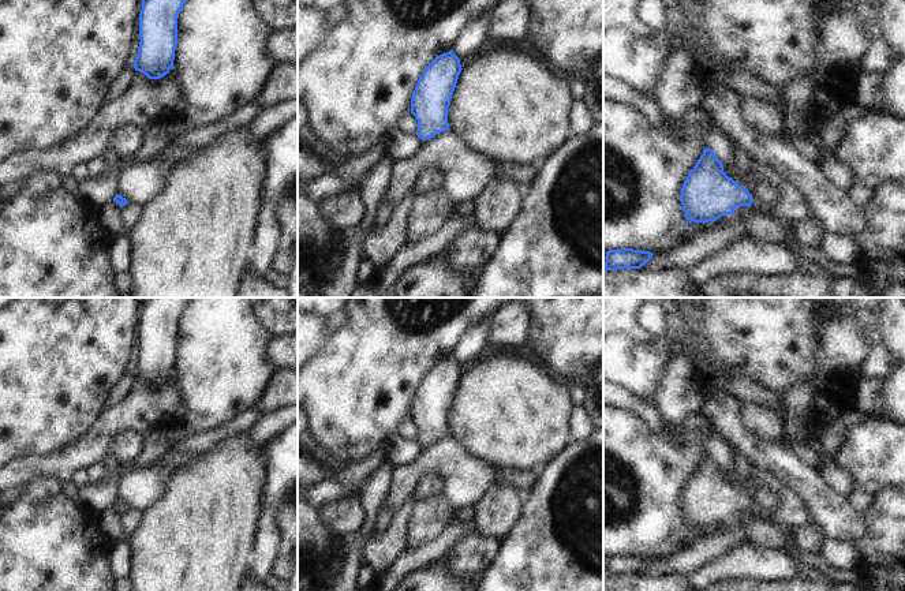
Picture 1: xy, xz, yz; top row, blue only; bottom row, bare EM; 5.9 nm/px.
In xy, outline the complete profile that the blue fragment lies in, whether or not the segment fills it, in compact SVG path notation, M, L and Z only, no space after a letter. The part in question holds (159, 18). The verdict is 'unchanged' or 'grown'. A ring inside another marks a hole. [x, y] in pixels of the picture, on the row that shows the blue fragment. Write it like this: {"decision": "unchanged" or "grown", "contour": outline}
{"decision": "unchanged", "contour": "M142 0L135 71L149 79L165 76L173 67L177 18L186 0Z"}

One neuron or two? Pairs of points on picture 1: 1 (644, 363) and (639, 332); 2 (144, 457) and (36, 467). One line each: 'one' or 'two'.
1: two
2: two

